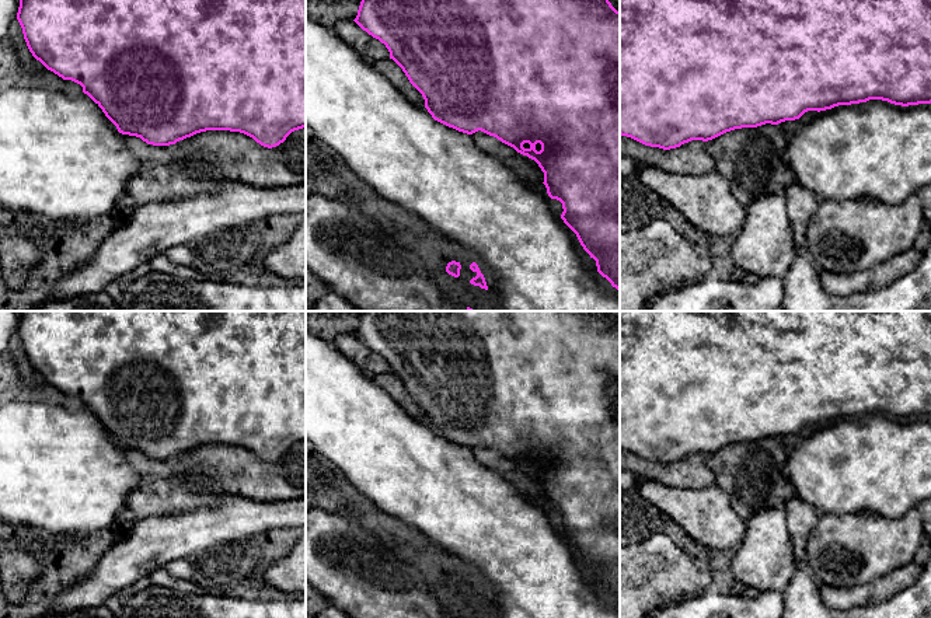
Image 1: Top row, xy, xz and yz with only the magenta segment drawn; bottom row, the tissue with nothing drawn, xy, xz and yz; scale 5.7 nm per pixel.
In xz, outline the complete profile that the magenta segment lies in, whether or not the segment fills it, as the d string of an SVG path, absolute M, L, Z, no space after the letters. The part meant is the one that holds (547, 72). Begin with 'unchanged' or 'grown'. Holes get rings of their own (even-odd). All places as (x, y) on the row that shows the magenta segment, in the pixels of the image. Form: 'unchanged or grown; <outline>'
unchanged; M362 0L353 21L369 35L386 45L390 52L390 59L402 69L409 83L422 94L425 108L435 121L467 135L481 130L538 164L544 172L543 184L547 188L548 196L562 203L564 212L561 219L576 234L583 249L596 261L597 272L606 277L613 287L620 290L620 11L617 11L609 0Z

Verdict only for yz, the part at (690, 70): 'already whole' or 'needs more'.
already whole

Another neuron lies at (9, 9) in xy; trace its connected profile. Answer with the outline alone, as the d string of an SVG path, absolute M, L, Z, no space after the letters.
M0 0L0 42L8 35L17 17L20 0Z

